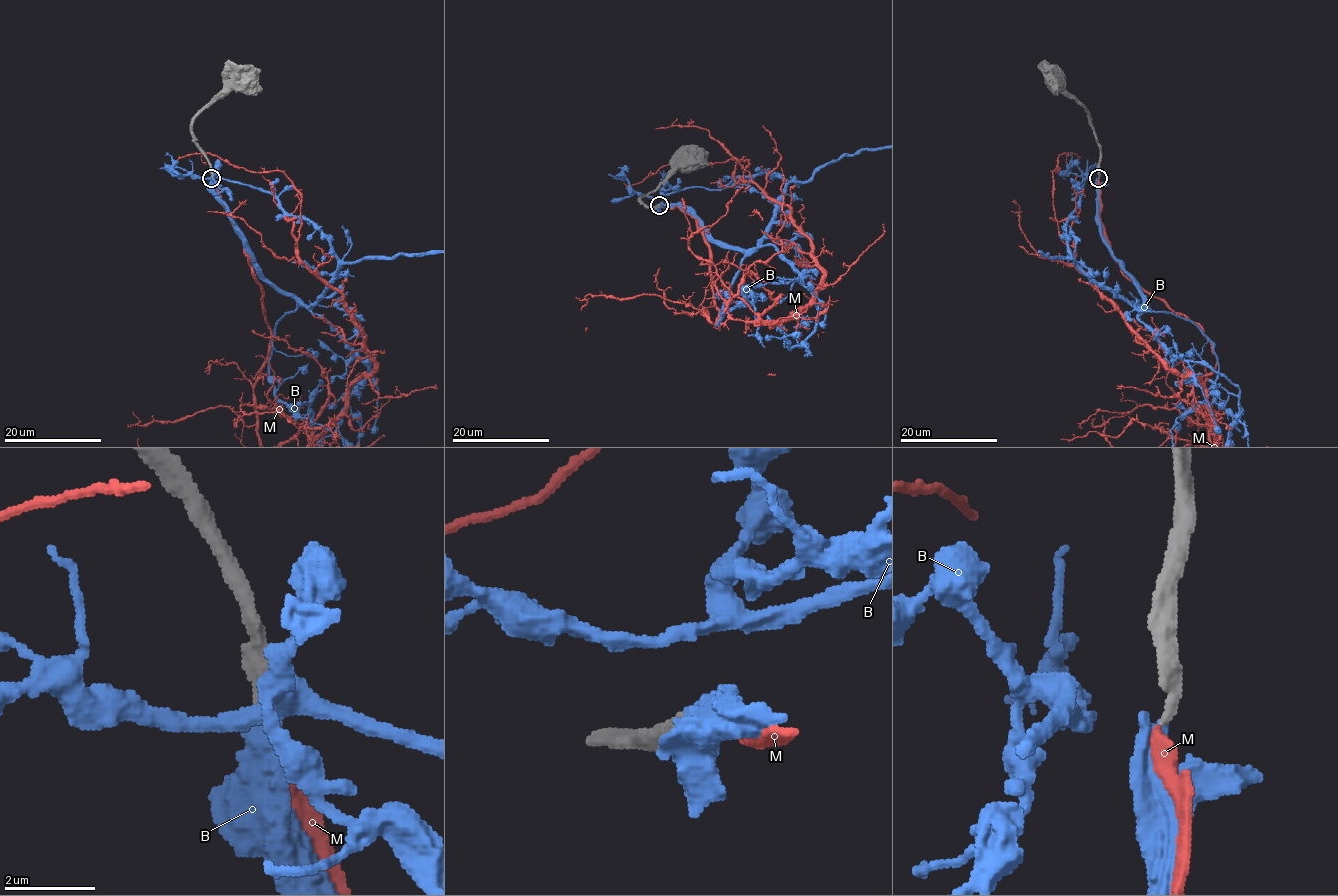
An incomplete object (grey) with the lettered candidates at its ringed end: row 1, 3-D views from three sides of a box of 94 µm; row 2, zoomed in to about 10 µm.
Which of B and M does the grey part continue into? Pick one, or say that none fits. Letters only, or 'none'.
M

